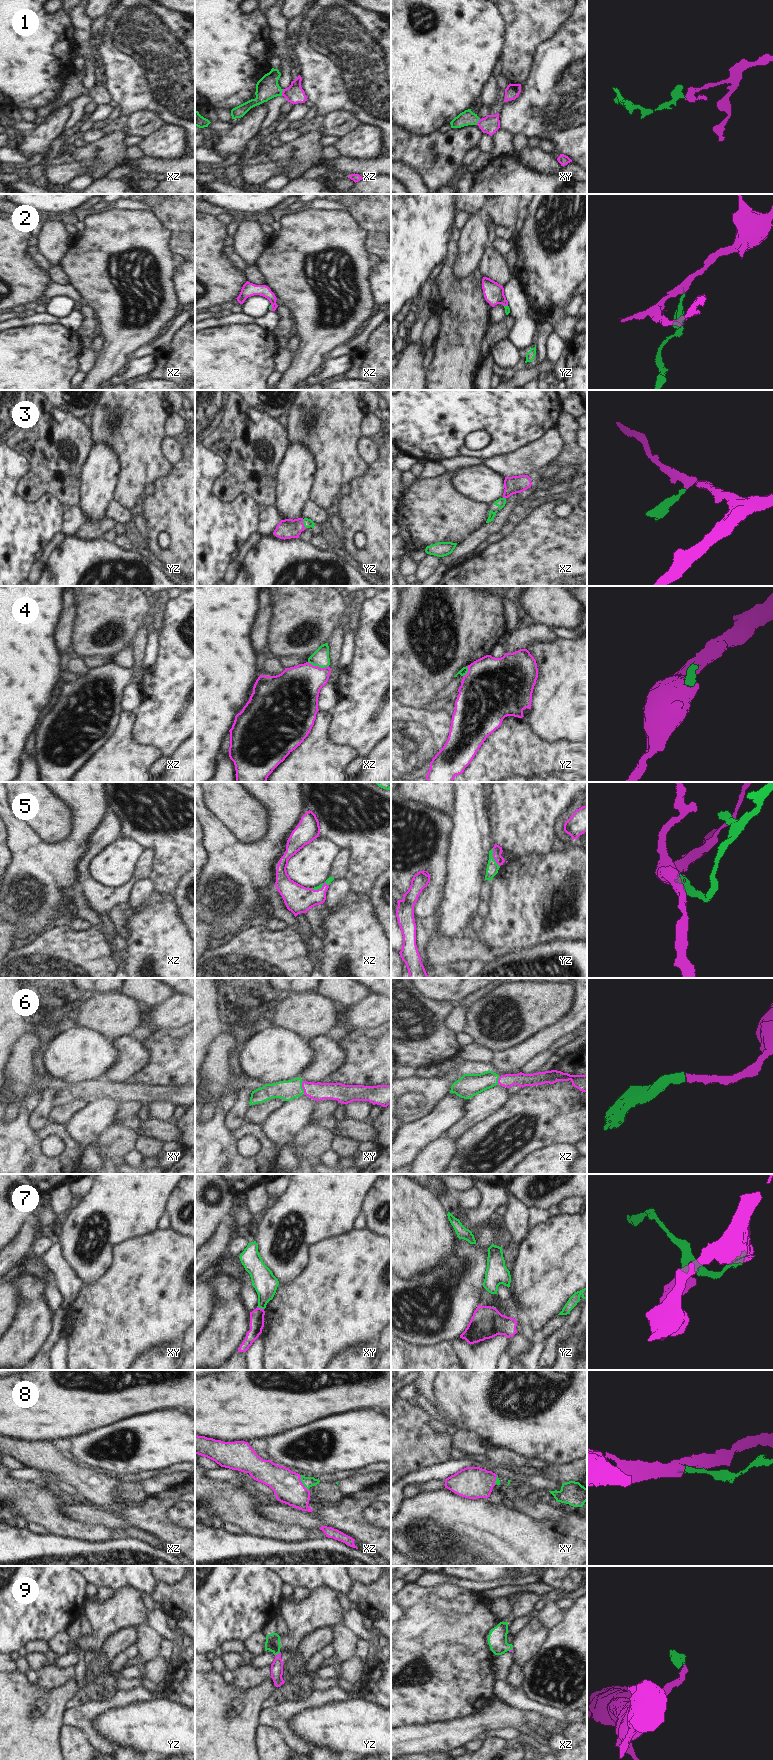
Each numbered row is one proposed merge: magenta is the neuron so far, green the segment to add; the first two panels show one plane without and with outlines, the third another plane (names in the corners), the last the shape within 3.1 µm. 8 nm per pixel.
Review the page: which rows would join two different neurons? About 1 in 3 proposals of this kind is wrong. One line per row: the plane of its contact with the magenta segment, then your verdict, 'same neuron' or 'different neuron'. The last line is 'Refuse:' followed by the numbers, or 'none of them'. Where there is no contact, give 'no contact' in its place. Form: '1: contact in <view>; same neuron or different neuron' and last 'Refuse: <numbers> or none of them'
1: contact in xz; same neuron
2: contact in xz; same neuron
3: contact in yz; same neuron
4: contact in xz; different neuron
5: contact in yz; same neuron
6: contact in xy; same neuron
7: contact in xy; different neuron
8: contact in xz; same neuron
9: contact in yz; same neuron
Refuse: 4, 7

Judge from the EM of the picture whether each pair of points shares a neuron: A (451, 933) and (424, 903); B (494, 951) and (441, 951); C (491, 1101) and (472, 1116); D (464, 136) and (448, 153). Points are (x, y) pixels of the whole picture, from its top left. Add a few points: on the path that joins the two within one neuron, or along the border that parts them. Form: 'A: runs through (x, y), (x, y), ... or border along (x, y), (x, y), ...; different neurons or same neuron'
A: border along (442, 890), (433, 912); different neurons
B: runs through (481, 951), (454, 951); same neuron
C: runs through (486, 1103), (477, 1111); same neuron
D: runs through (460, 140), (451, 149); same neuron

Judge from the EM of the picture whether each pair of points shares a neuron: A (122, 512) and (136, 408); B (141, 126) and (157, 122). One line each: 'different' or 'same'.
A: different
B: same

